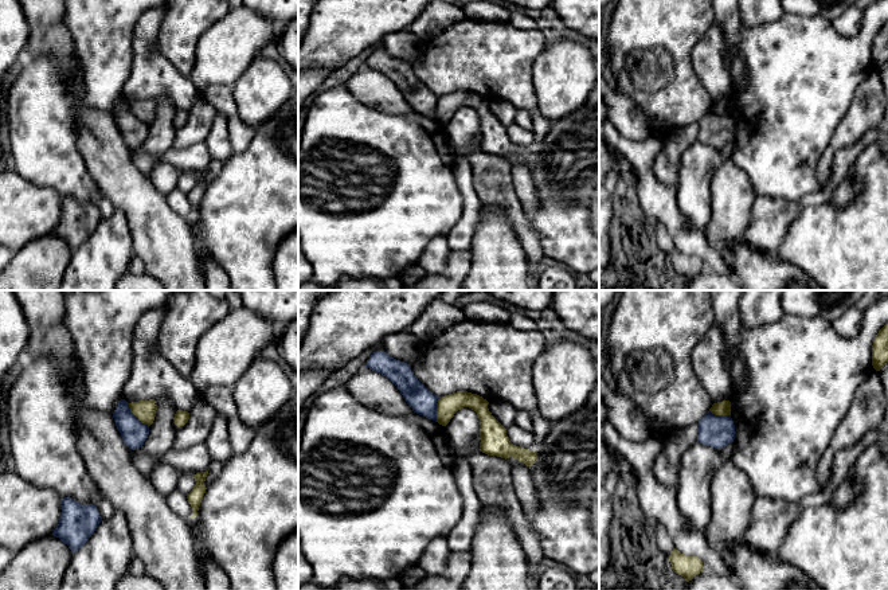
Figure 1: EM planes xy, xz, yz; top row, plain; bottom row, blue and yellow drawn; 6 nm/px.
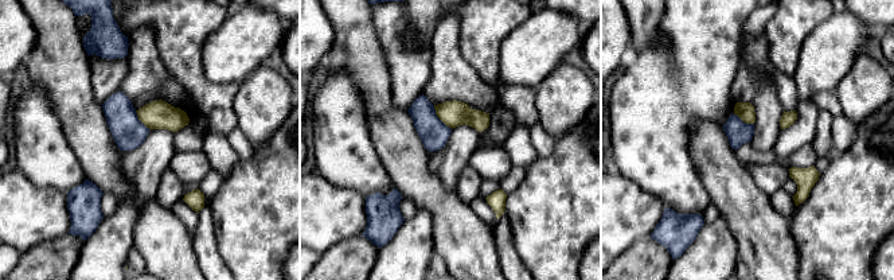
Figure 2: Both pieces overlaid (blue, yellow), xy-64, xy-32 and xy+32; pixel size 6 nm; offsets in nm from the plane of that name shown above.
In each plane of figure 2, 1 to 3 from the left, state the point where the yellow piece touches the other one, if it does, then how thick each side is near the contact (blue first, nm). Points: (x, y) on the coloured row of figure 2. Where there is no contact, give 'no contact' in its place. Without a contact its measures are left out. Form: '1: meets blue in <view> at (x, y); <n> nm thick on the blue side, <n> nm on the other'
1: meets blue in xy-64 at (139, 120); 190 nm thick on the blue side, 180 nm on the other
2: meets blue in xy-32 at (438, 119); 170 nm thick on the blue side, 160 nm on the other
3: meets blue in xy+32 at (742, 121); 140 nm thick on the blue side, 110 nm on the other

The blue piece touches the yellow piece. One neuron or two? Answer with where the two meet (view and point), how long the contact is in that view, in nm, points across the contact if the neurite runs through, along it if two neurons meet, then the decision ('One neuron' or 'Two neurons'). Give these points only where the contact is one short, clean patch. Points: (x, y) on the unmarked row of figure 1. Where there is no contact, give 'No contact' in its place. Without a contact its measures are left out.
Touches blue at xy (135, 114). Shared border 190 nm. Boundary: xy (128, 102), (129, 108), (148, 125). Two neurons

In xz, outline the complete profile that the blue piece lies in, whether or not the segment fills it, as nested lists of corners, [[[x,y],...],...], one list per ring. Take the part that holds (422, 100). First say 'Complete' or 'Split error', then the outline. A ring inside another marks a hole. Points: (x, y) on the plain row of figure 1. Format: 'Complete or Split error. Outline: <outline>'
Complete. Outline: [[[376,50],[369,55],[365,66],[388,77],[414,112],[437,121],[439,95],[418,79],[410,63],[391,56],[384,50]]]

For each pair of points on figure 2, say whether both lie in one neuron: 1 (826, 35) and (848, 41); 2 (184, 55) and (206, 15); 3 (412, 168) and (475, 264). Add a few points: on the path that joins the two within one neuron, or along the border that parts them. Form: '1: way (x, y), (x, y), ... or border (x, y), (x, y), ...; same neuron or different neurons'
1: way (831, 41), (843, 41); same neuron
2: way (184, 46), (184, 37), (196, 24); same neuron
3: way (429, 193), (451, 214), (464, 240); same neuron

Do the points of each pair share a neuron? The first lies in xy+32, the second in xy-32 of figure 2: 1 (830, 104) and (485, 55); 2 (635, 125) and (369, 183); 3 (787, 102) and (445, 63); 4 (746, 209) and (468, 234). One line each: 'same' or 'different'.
1: same
2: same
3: same
4: same

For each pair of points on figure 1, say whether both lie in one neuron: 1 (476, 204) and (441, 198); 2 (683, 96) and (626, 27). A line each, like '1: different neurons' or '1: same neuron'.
1: different neurons
2: same neuron

